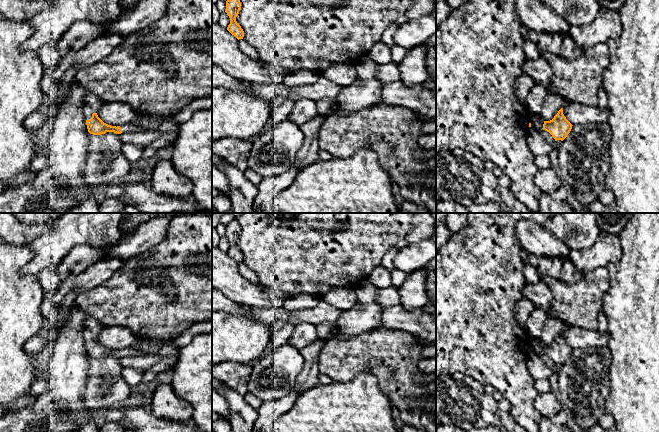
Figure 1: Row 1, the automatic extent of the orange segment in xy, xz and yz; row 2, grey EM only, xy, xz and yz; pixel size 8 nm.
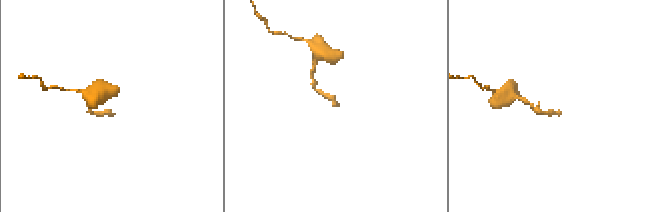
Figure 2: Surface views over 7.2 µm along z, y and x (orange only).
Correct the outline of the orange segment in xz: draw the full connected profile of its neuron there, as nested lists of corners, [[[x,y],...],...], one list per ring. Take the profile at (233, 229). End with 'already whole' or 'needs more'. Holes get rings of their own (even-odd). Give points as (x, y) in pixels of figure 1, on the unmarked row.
[[[236,218],[226,225],[225,236],[230,242],[230,248],[227,251],[227,254],[238,264],[243,263],[244,261],[244,255],[236,245],[236,241],[239,238],[241,230],[241,226]]]; already whole

